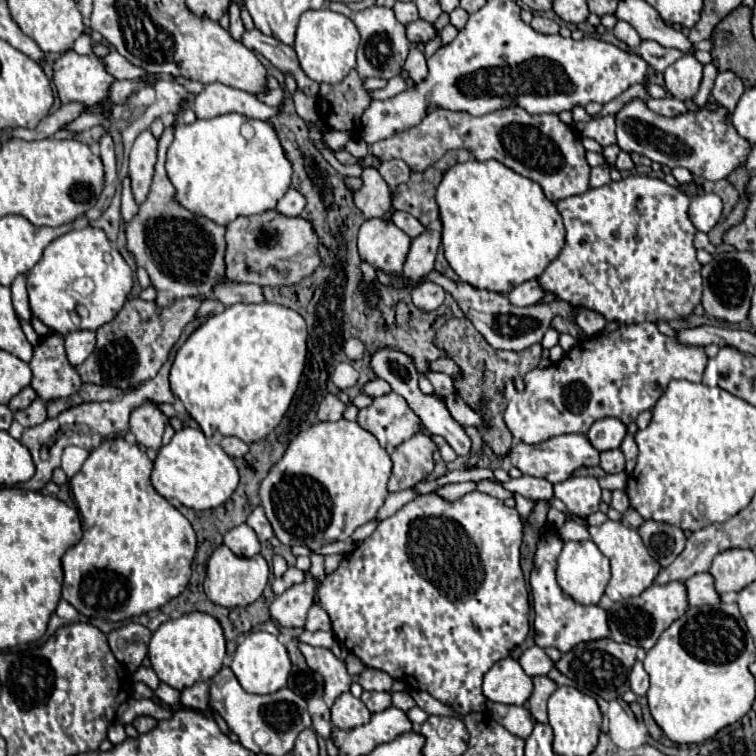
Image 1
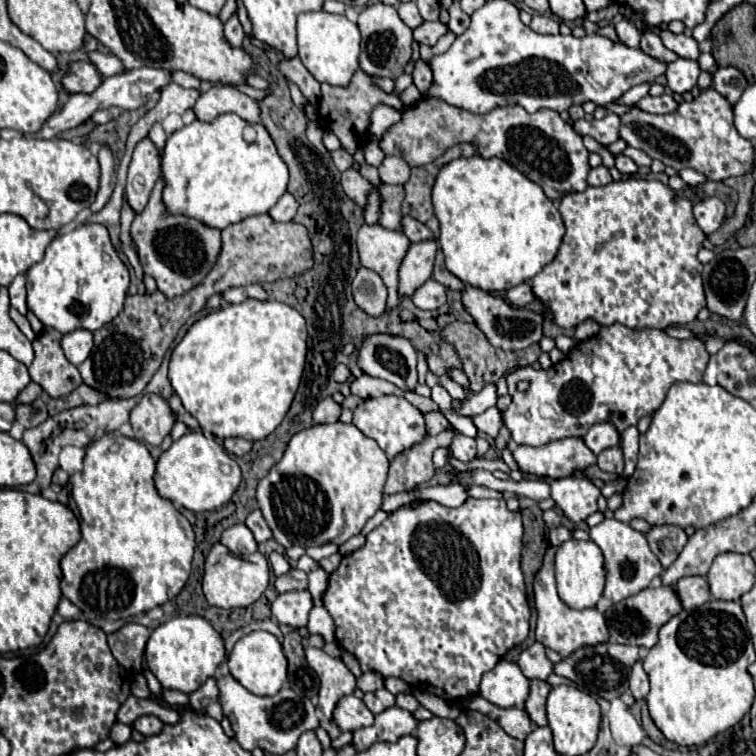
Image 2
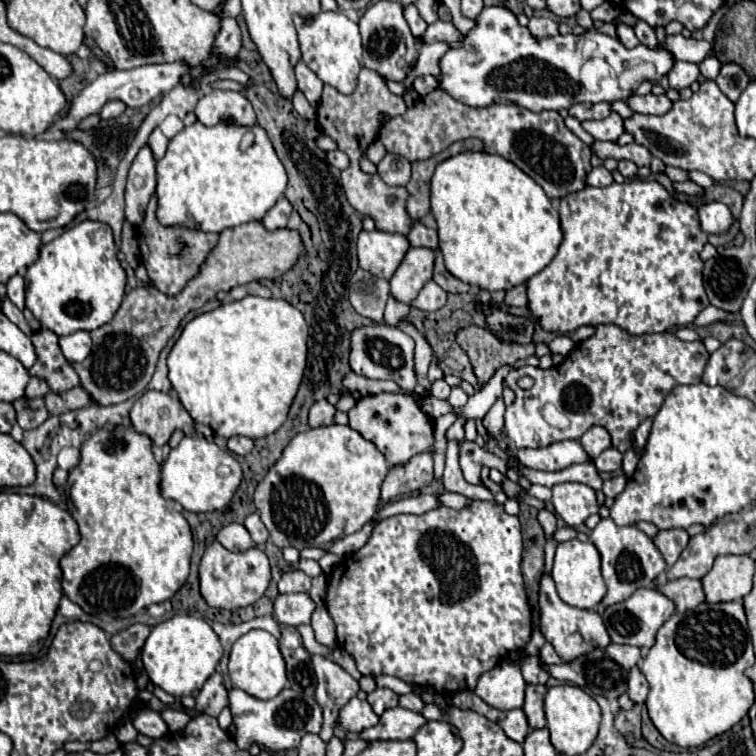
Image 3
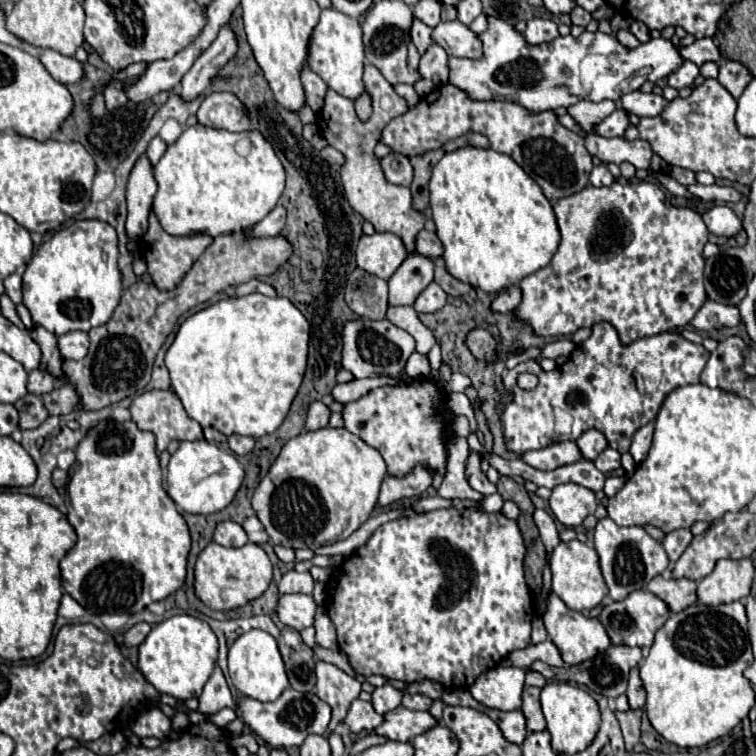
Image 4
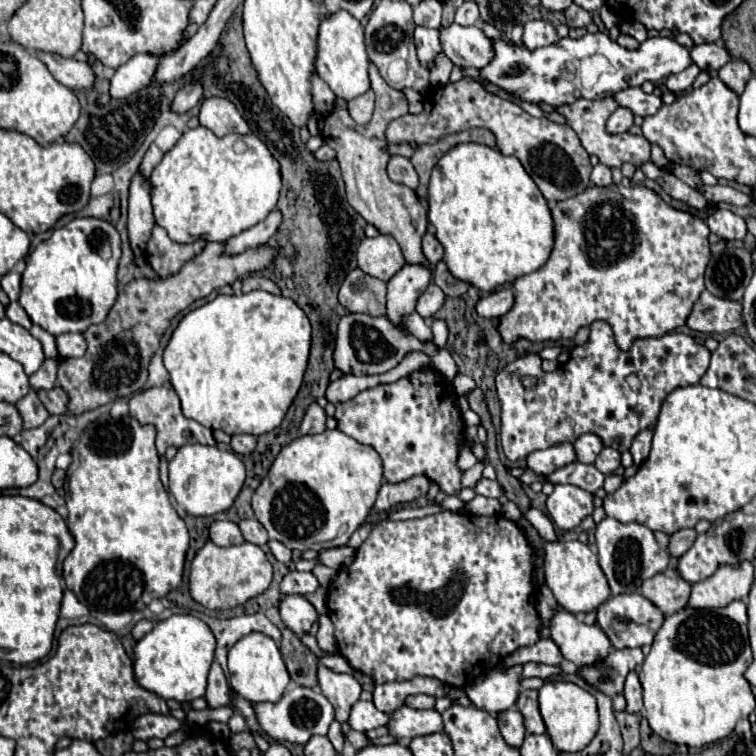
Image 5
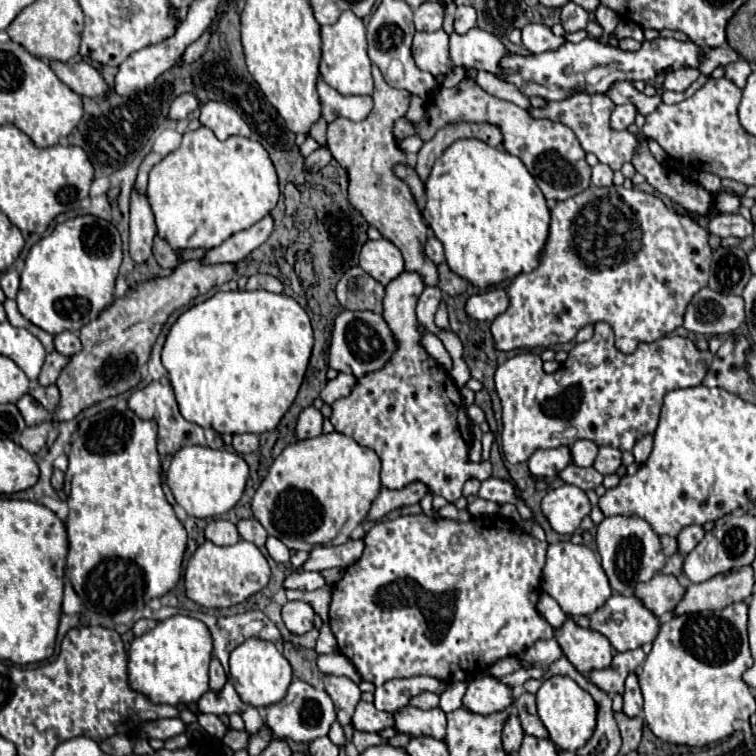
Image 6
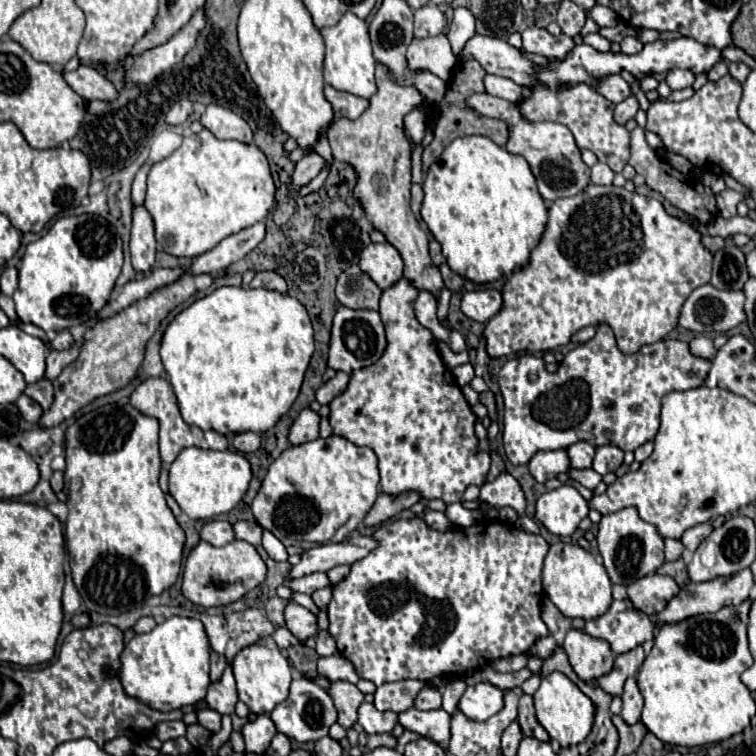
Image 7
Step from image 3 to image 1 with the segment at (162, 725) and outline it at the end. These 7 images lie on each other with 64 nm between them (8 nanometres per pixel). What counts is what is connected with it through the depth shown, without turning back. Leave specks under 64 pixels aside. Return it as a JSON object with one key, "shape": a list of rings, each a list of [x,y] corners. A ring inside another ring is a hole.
{"shape":[[[140,716],[140,718],[136,718],[132,724],[134,724],[134,728],[136,728],[140,734],[144,734],[144,732],[154,730],[156,724],[158,724],[158,720],[156,720],[156,718],[150,718],[150,716]]]}

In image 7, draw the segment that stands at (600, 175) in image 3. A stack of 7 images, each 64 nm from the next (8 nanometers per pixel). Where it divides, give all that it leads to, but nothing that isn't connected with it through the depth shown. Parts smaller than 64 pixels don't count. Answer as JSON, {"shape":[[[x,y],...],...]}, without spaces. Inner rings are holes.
{"shape":[[[596,162],[592,166],[592,184],[612,184],[612,180],[614,180],[614,172],[610,170],[608,164]]]}

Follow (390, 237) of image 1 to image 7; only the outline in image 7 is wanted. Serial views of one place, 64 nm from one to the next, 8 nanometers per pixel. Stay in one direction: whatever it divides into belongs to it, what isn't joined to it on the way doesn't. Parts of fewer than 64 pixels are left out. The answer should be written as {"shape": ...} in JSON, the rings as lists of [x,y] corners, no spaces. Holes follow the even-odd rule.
{"shape":[[[388,242],[370,244],[368,248],[364,248],[358,264],[360,270],[366,272],[382,291],[403,277],[403,260],[398,250]]]}

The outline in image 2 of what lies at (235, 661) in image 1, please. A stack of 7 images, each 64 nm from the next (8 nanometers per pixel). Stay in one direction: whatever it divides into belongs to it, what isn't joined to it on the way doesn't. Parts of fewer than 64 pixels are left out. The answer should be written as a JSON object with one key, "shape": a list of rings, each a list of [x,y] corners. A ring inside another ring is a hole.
{"shape":[[[264,630],[250,632],[234,644],[234,648],[228,656],[228,668],[230,668],[230,674],[248,692],[252,692],[256,696],[274,696],[286,682],[286,656],[282,652],[282,646],[276,636],[272,636],[270,632],[264,632]]]}

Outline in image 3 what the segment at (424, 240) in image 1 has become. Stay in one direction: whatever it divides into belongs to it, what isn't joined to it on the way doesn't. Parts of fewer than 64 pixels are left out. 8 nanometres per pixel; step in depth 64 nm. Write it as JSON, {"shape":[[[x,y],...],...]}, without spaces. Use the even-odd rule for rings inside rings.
{"shape":[[[410,248],[400,268],[390,280],[390,296],[398,302],[410,304],[428,280],[432,280],[434,252],[428,248]]]}

